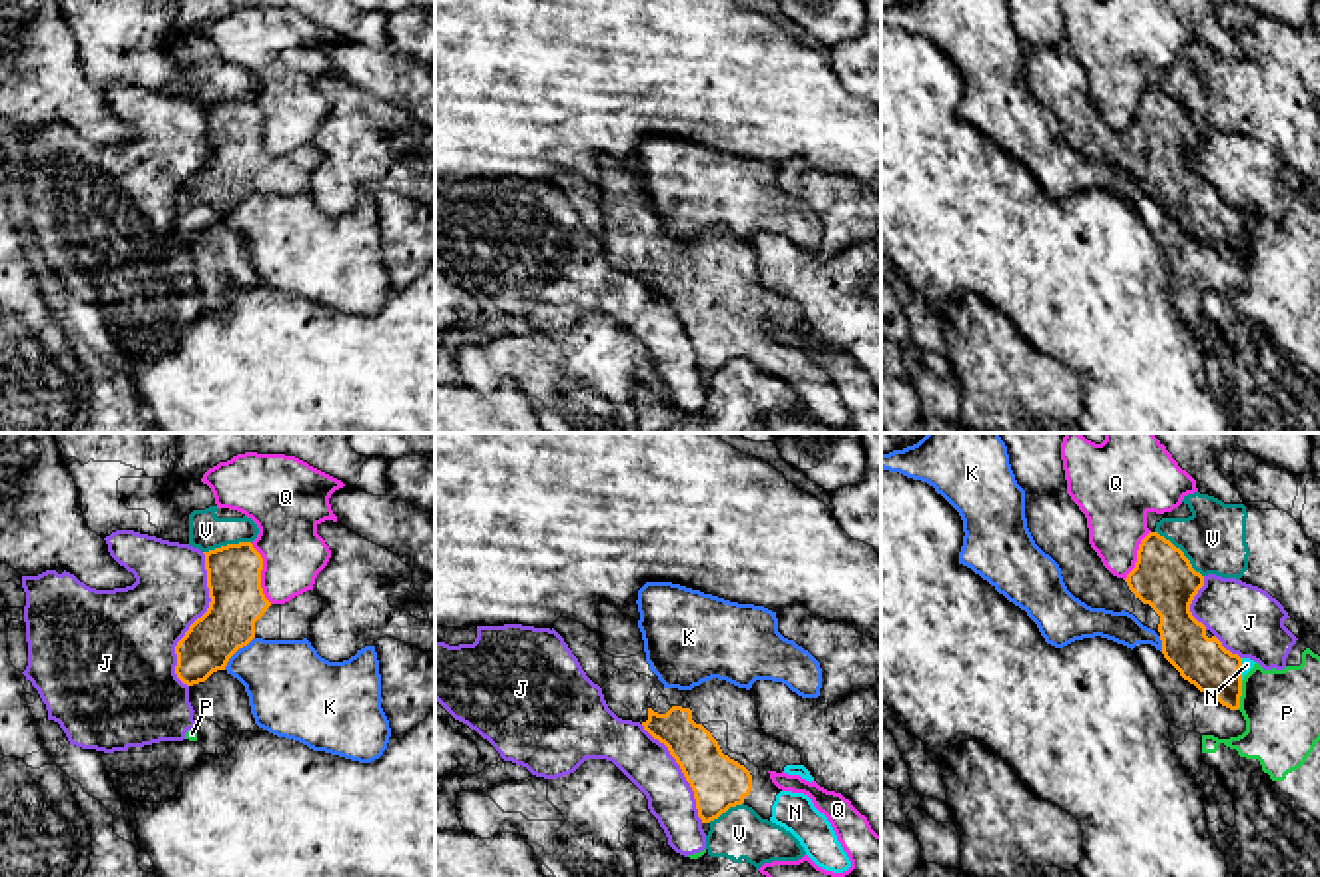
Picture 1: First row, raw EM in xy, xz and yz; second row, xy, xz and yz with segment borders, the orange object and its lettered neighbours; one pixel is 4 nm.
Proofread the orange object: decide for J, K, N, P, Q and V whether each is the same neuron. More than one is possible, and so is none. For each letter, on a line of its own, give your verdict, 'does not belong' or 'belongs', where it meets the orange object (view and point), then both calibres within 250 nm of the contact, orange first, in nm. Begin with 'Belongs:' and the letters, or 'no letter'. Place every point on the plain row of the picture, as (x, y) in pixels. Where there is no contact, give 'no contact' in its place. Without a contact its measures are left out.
Belongs: N
J: does not belong; contact xy (196, 174); calibres 220 and 340 nm
K: does not belong; contact xy (236, 204); calibres 220 and 340 nm
N: belongs; contact yz (1241, 220); calibres 200 and 50 nm
P: does not belong; contact yz (1241, 248); calibres 200 and 300 nm
Q: does not belong; contact xy (260, 126); calibres 220 and 240 nm
V: does not belong; contact yz (1181, 104); calibres 240 and 260 nm

